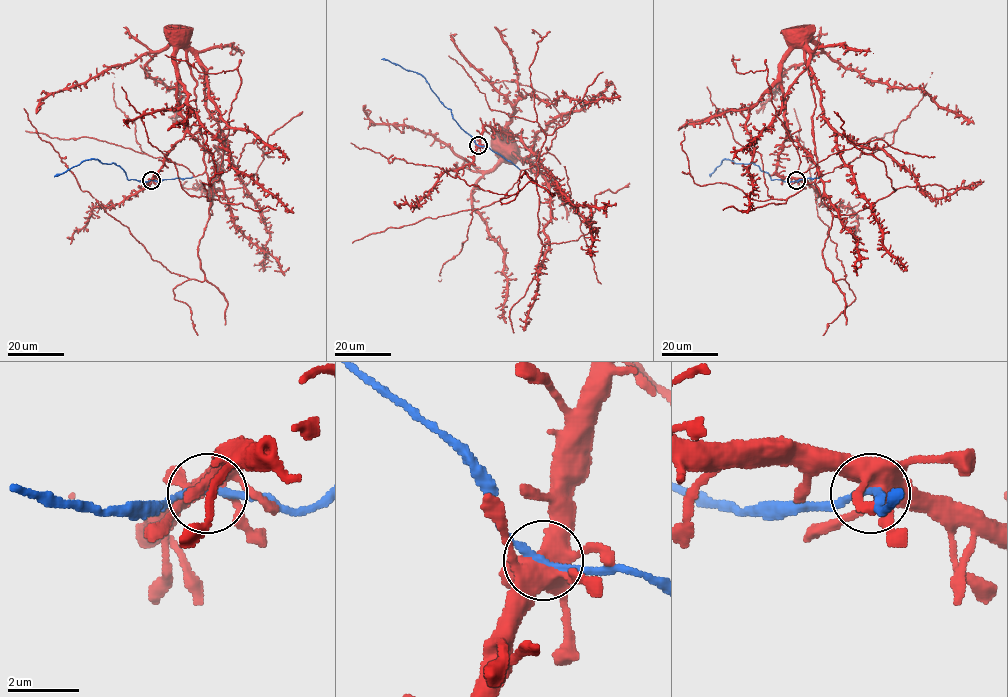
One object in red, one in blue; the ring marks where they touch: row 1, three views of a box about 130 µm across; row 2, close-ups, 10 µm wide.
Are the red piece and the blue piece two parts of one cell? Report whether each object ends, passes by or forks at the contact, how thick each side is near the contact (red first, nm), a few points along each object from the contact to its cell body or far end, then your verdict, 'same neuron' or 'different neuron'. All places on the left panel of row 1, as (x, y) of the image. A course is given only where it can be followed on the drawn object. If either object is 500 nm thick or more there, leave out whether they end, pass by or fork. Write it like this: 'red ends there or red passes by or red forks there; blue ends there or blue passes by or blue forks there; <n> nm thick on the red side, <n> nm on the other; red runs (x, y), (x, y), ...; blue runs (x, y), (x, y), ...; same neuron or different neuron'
red forks there; blue passes by; 480 nm thick on the red side, 190 nm on the other; red runs (151, 180), (163, 164), (164, 156), (183, 137), (184, 131), (184, 119), (177, 96), (178, 72), (171, 29); blue runs (151, 180), (129, 179), (118, 165), (96, 159), (82, 160), (54, 177); same neuron

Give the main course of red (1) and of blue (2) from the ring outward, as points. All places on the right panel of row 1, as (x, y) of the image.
1: (796, 180), (782, 177), (777, 172), (778, 154), (786, 131), (780, 72), (782, 58), (793, 43), (796, 29)
2: (796, 180), (772, 179), (752, 163), (735, 163), (727, 159), (722, 160), (710, 177)

